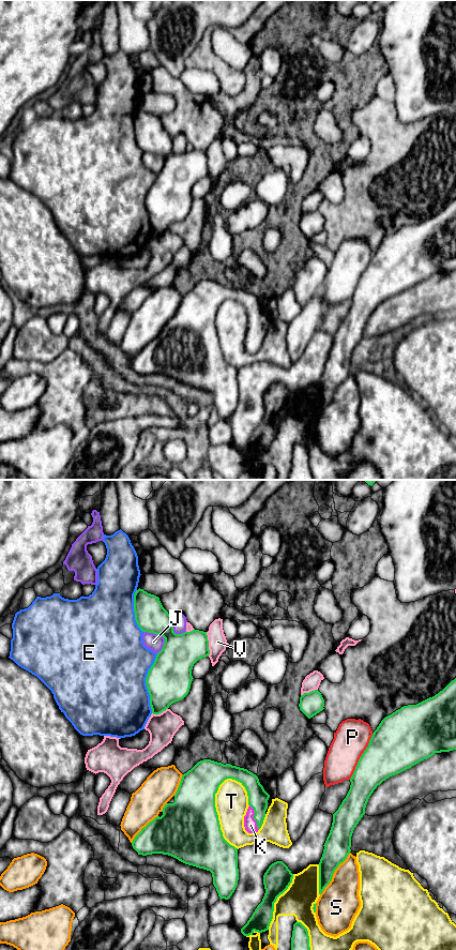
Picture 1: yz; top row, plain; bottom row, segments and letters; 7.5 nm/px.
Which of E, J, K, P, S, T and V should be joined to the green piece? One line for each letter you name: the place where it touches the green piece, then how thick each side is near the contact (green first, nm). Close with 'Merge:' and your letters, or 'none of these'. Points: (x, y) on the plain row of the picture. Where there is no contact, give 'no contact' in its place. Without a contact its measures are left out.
K: contact yz (253, 336); calibres 150 and 100 nm
Merge: K

